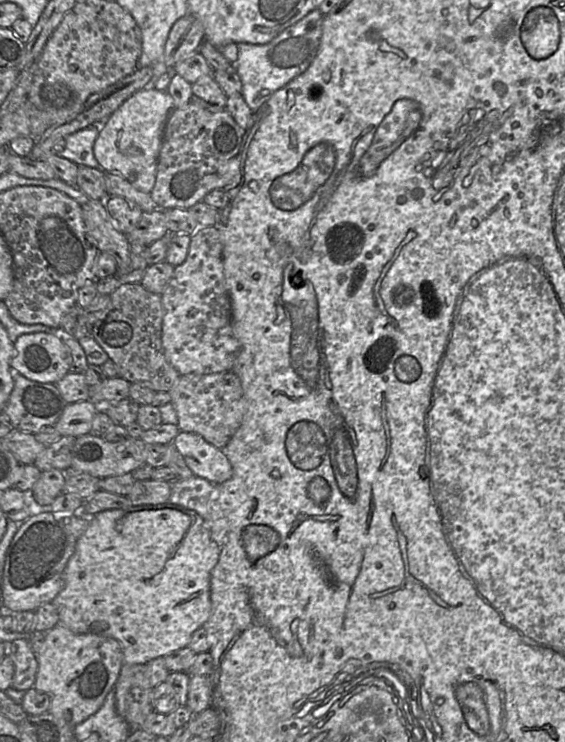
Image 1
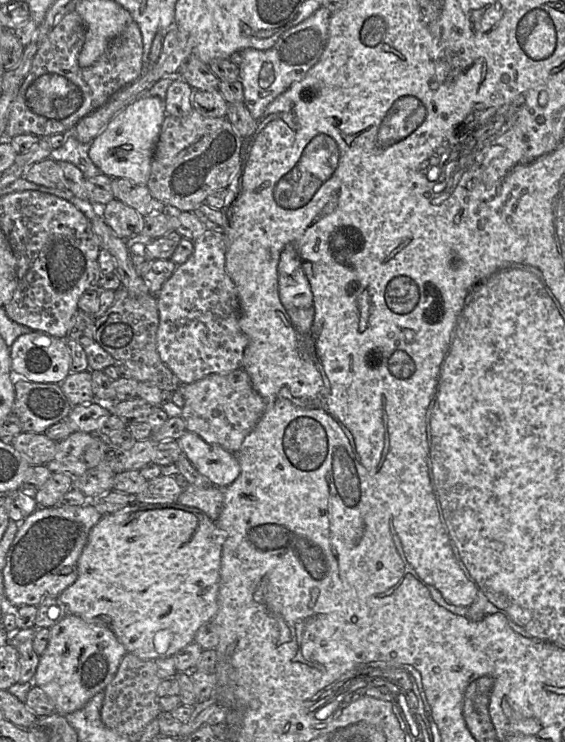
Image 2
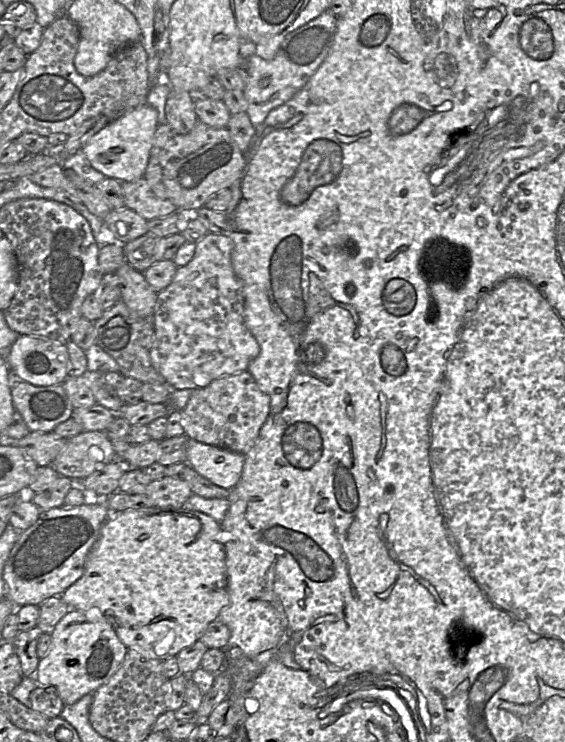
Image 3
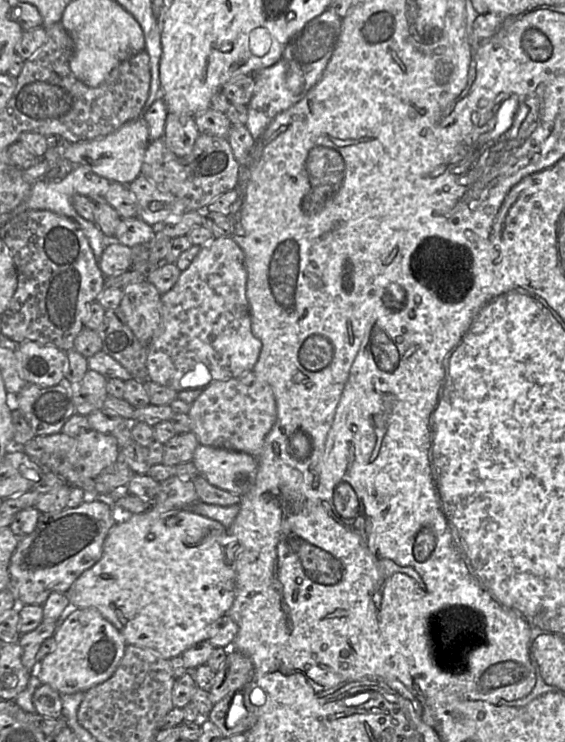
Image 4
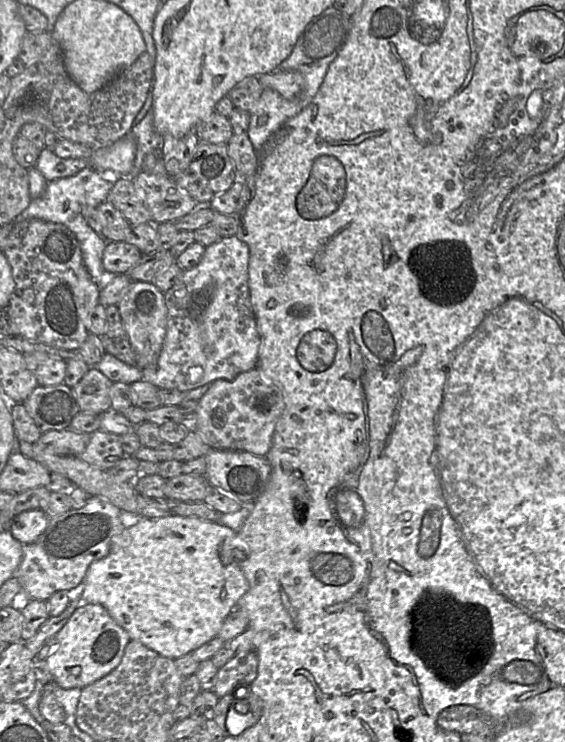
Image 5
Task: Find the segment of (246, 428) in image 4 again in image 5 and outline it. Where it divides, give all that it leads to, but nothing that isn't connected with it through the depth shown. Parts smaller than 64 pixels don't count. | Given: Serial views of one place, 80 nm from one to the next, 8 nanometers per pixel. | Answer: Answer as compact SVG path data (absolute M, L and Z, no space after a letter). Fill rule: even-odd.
M256 367L243 372L233 380L213 381L204 396L198 400L196 433L212 449L246 451L266 456L272 447L276 424L285 410L281 390ZM272 394L275 404L267 413L257 411L257 396Z

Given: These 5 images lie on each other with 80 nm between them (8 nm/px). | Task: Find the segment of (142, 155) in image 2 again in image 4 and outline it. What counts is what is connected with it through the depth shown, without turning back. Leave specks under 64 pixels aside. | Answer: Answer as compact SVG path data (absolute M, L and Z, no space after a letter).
M143 116L129 121L115 132L102 138L70 143L64 141L63 157L75 164L89 167L110 182L129 185L141 174L144 155L149 144L149 130Z

